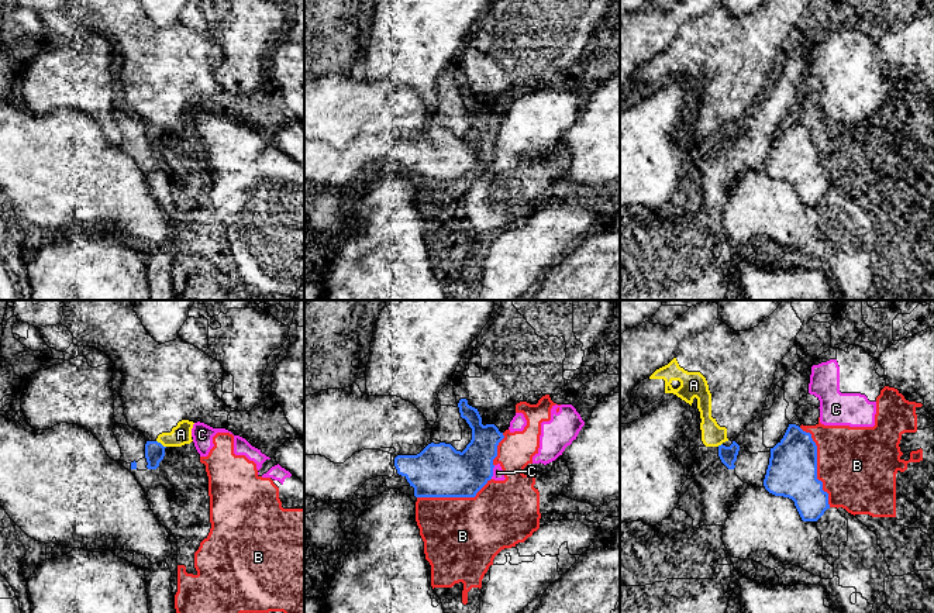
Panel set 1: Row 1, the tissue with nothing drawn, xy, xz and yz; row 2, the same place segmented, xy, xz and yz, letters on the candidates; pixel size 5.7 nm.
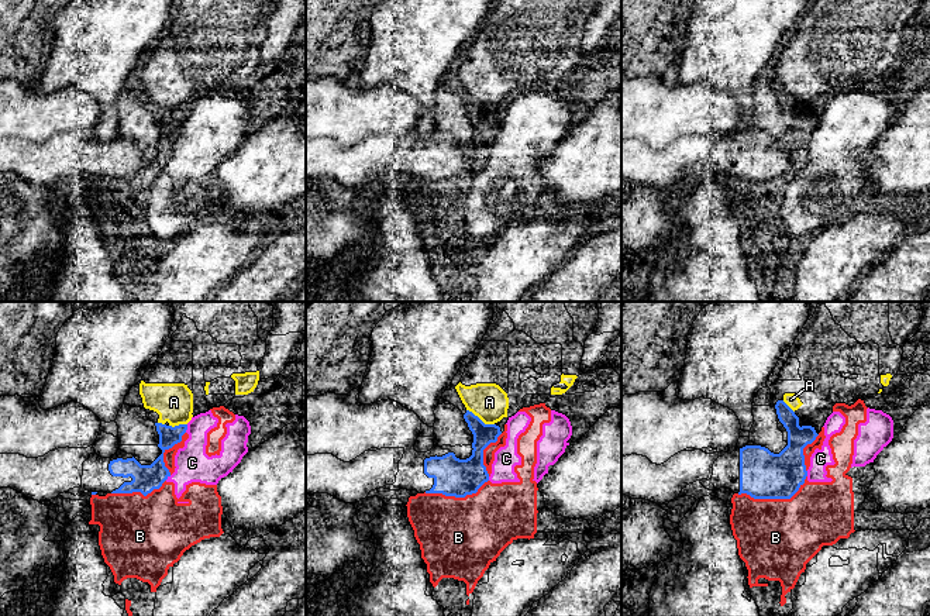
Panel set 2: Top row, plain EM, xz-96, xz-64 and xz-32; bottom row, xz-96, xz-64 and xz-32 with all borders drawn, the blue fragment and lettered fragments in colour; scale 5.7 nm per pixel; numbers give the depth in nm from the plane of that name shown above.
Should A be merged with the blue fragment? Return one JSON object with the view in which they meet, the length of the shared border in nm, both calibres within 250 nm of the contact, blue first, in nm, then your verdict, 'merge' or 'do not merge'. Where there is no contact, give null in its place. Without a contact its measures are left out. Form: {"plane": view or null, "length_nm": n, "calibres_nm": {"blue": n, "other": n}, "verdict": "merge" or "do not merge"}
{"plane": "xy", "length_nm": 70, "calibres_nm": {"blue": 110, "other": 120}, "verdict": "do not merge"}

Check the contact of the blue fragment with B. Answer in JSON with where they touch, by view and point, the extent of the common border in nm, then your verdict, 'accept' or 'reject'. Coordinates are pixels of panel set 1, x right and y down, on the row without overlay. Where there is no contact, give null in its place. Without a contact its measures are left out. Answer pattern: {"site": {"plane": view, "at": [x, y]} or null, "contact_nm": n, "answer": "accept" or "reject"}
{"site": {"plane": "yz", "at": [816, 150]}, "contact_nm": 480, "answer": "reject"}

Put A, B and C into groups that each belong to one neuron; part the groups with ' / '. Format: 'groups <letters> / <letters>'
groups A / B C

